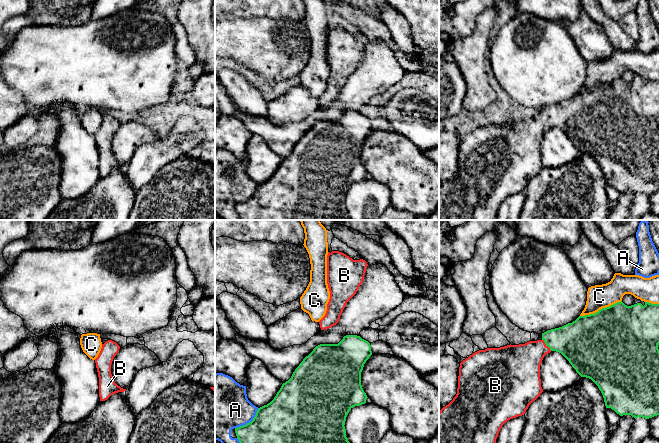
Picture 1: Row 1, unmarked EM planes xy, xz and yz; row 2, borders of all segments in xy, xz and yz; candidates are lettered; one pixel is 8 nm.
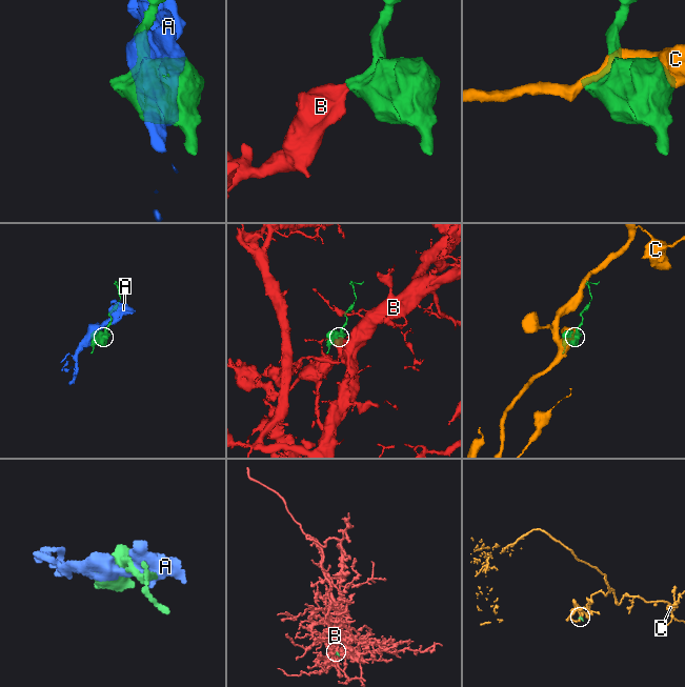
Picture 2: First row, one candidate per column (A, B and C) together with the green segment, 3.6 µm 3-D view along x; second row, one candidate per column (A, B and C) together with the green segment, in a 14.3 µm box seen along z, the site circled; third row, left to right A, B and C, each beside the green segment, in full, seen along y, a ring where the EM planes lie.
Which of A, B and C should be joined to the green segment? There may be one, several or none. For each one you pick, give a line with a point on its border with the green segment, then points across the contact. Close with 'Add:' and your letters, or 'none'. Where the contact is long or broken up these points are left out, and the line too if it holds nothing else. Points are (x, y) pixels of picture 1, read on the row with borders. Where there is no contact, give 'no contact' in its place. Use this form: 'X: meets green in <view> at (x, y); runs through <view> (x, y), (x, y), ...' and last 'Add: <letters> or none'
B: meets green in yz at (546, 345); runs through yz (577, 342), (546, 345), (534, 351), (521, 363)
Add: B

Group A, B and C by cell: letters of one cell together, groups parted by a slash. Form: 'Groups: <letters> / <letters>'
Groups: A / B / C

